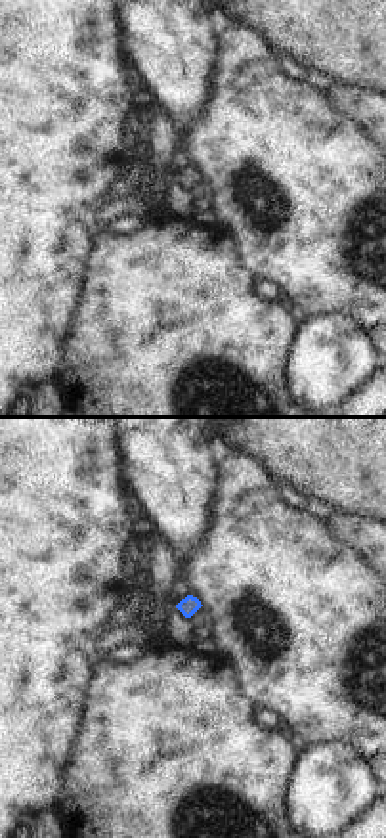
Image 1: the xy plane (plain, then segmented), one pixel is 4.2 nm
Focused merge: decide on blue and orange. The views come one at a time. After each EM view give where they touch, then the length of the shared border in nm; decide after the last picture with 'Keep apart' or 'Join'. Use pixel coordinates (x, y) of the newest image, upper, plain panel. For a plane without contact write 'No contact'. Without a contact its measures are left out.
No contact.

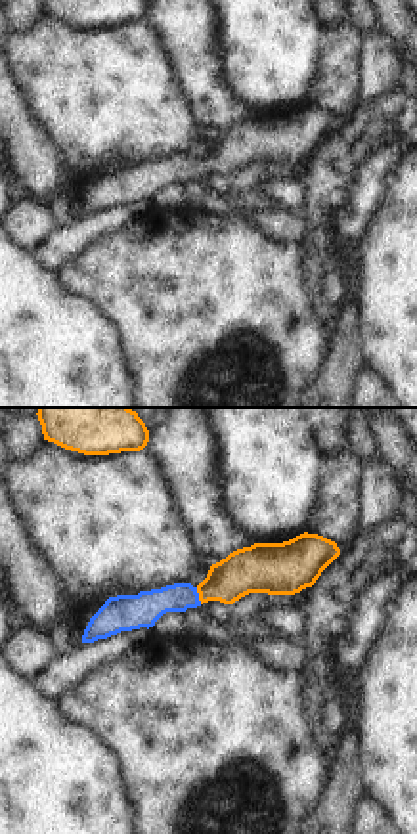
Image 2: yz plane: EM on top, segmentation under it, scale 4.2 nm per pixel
Touches blue at (197, 167). Shared border 80 nm.

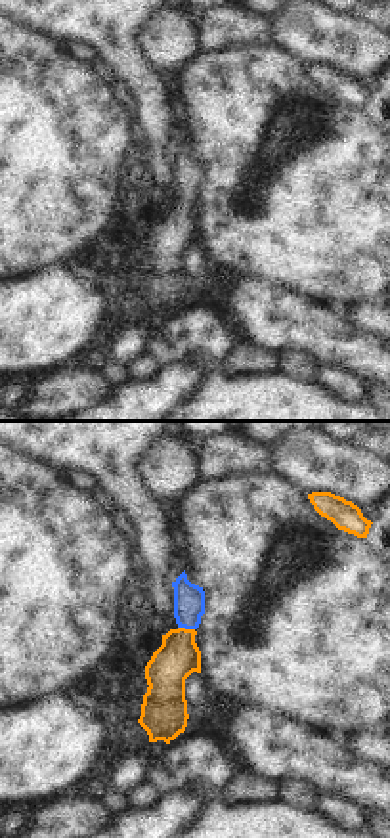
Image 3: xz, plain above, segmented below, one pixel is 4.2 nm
Touches blue at (186, 199). Shared border 70 nm.

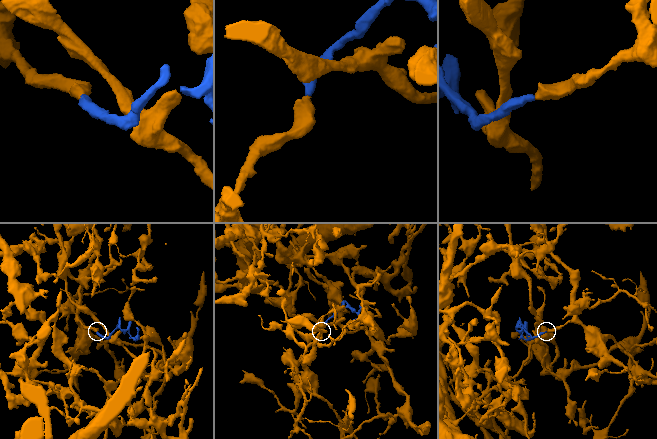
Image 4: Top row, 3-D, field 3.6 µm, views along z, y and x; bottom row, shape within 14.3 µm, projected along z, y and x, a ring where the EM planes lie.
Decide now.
Join.

